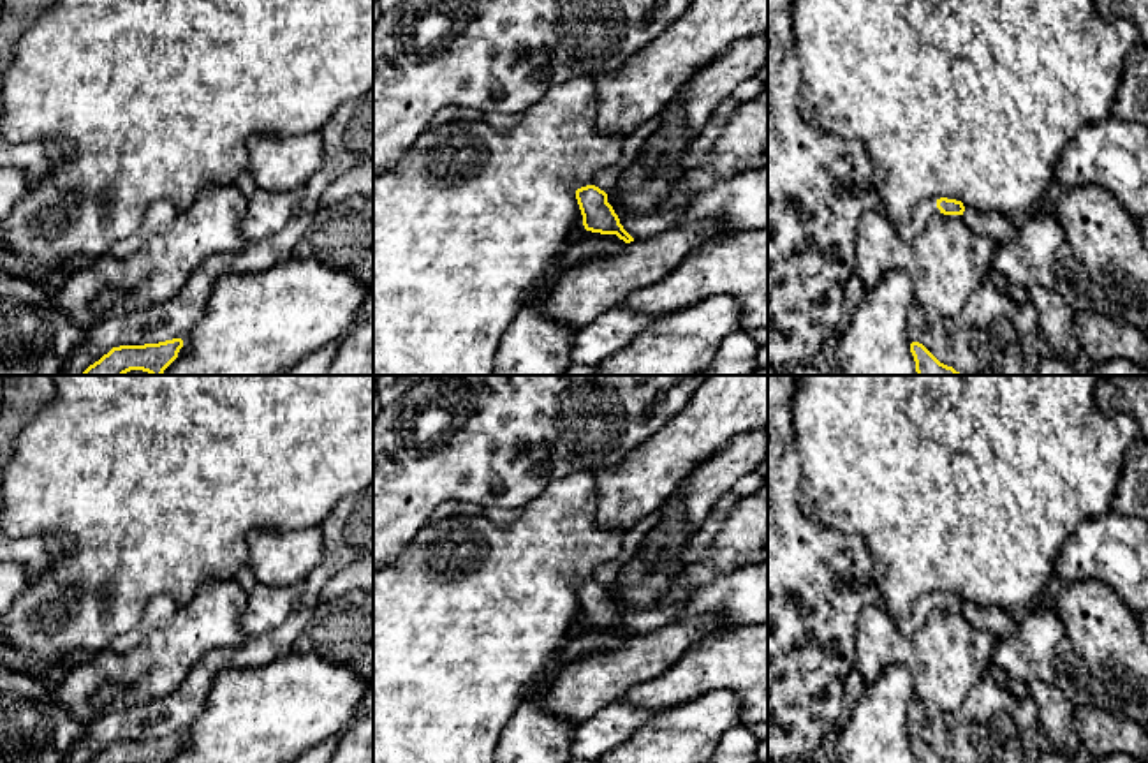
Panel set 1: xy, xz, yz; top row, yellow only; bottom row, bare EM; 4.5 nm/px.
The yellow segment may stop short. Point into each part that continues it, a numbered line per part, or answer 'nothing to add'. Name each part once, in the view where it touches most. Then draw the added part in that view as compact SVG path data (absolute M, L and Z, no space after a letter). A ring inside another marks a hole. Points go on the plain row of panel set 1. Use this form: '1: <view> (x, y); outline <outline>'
1: yz (925, 605); outline M935 590L935 592L930 592L930 594L921 596L914 603L910 615L907 619L901 619L901 620L896 622L900 633L905 638L912 638L916 633L919 633L924 627L930 613L933 610L940 610L940 604L937 603L937 596L938 594L940 592Z

